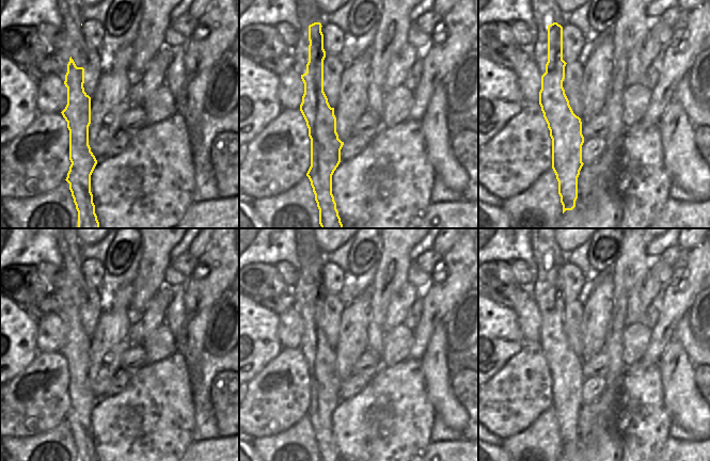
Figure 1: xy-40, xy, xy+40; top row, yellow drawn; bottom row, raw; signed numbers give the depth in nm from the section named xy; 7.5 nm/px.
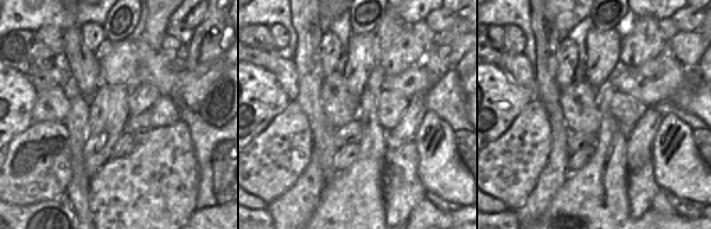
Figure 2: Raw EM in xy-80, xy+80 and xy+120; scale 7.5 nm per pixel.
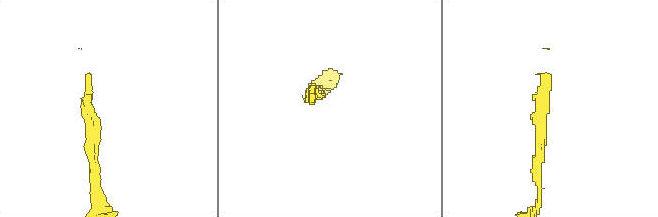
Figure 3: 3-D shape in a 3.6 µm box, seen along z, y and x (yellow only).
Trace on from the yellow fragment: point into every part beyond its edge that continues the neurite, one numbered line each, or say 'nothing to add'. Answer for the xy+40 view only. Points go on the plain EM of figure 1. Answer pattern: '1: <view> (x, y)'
nothing to add

